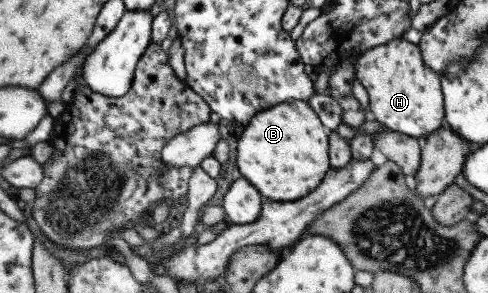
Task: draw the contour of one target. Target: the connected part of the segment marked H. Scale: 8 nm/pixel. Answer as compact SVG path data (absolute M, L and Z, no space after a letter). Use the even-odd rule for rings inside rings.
M400 37L367 49L355 61L354 77L368 92L370 117L390 130L413 138L427 138L444 126L441 74L423 62L418 44Z

